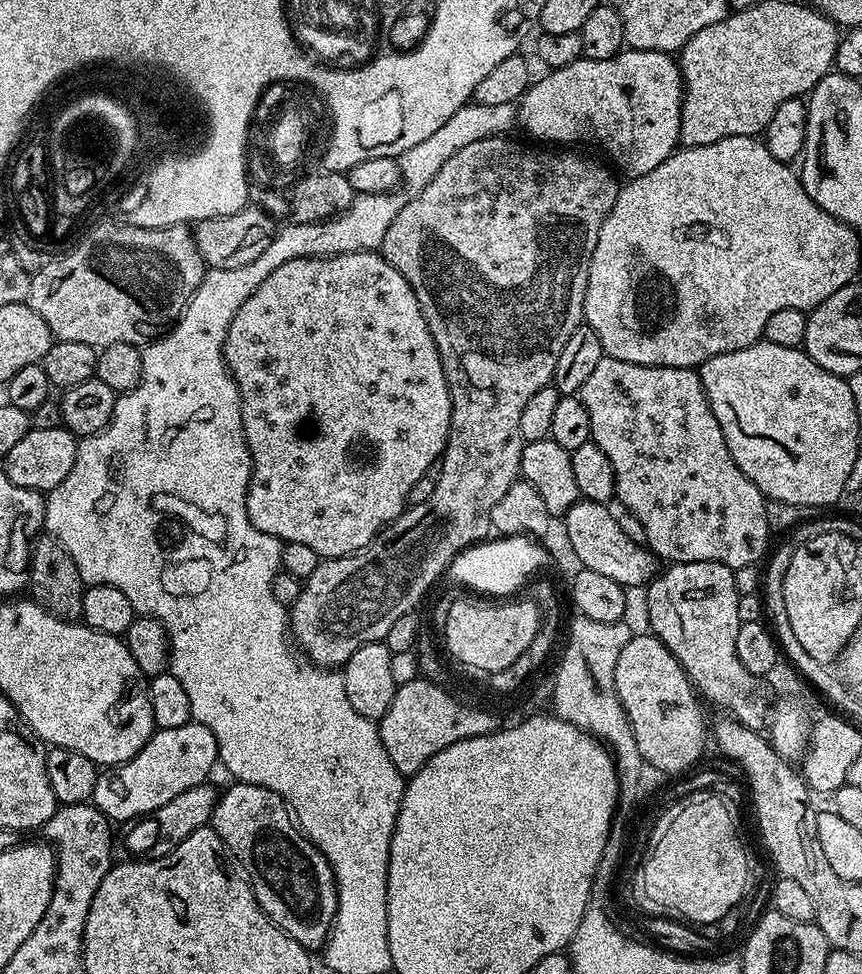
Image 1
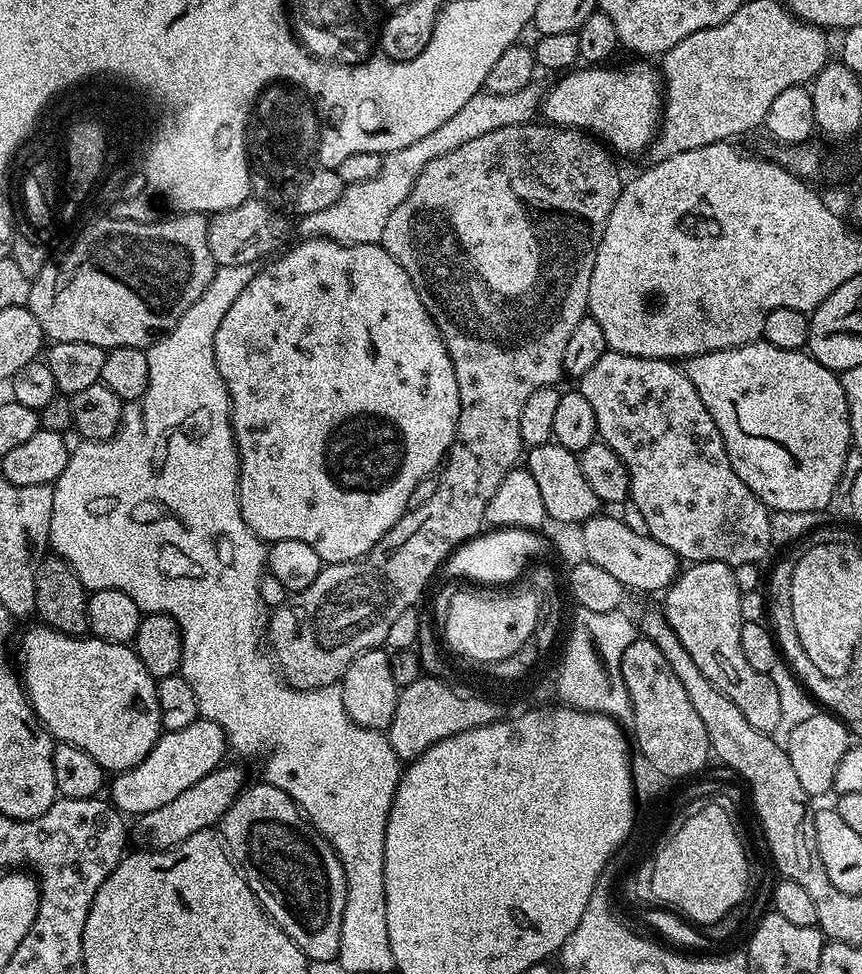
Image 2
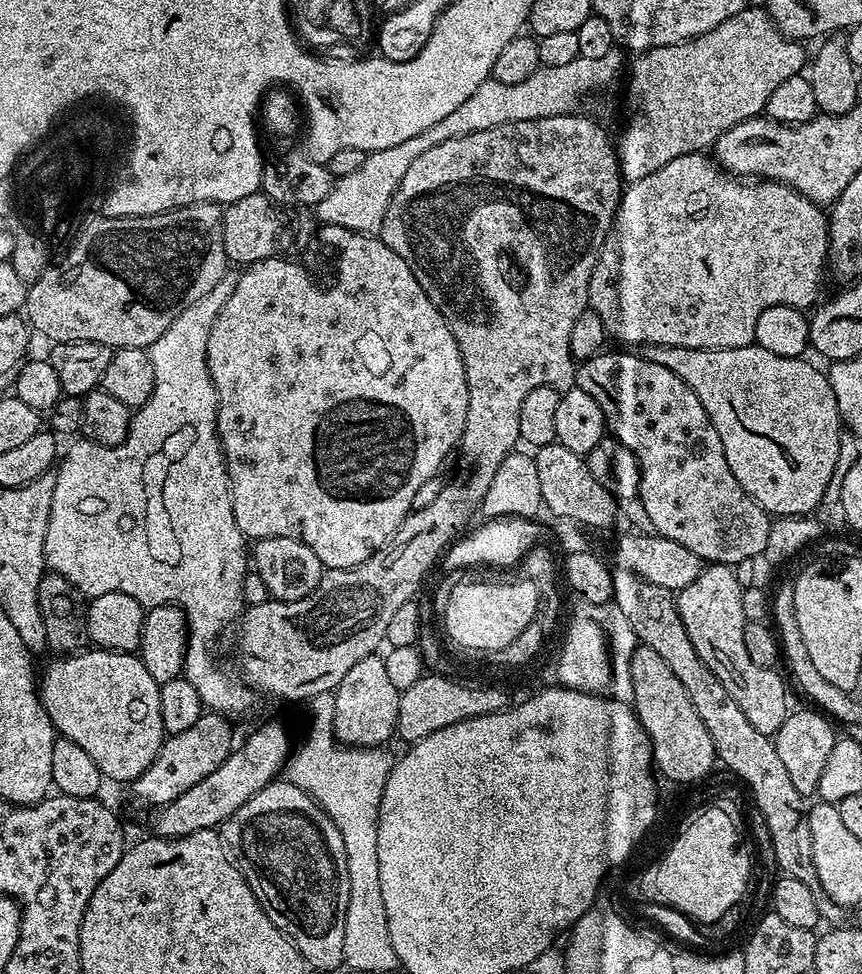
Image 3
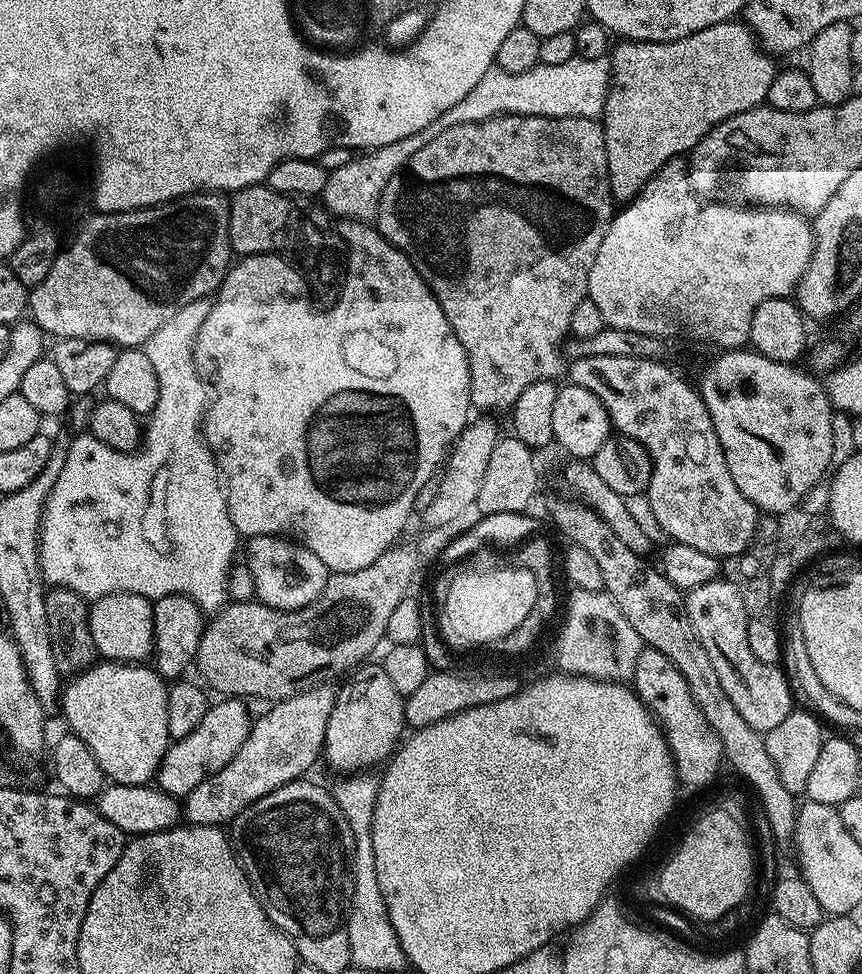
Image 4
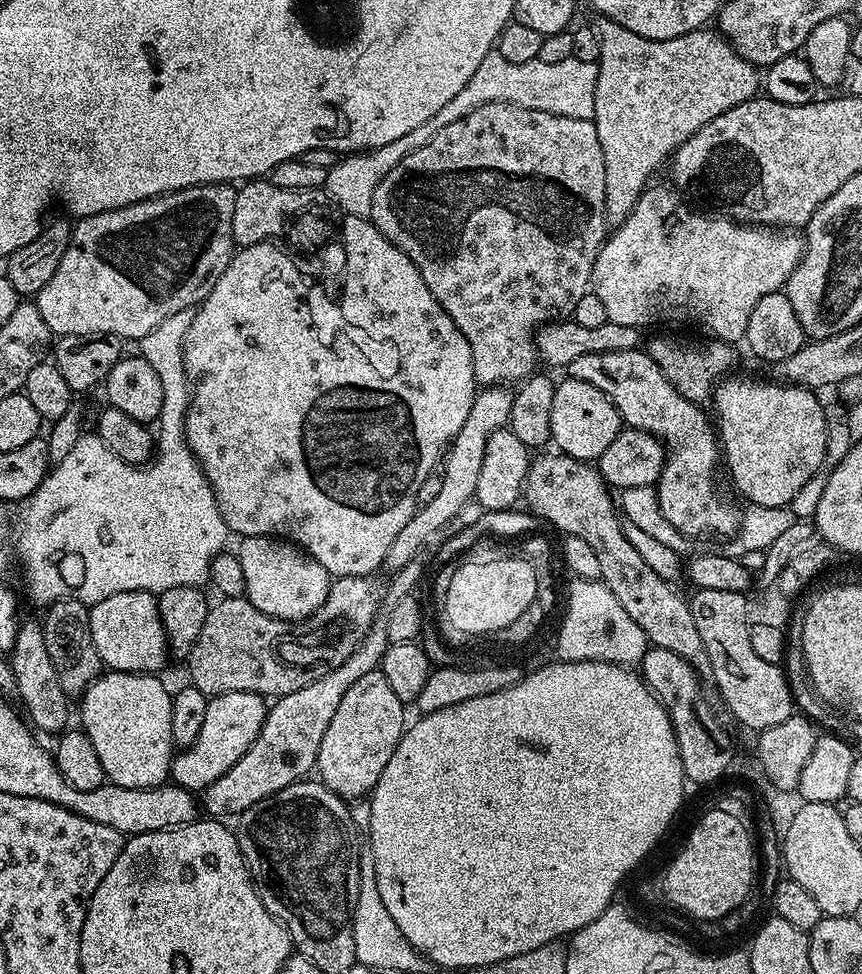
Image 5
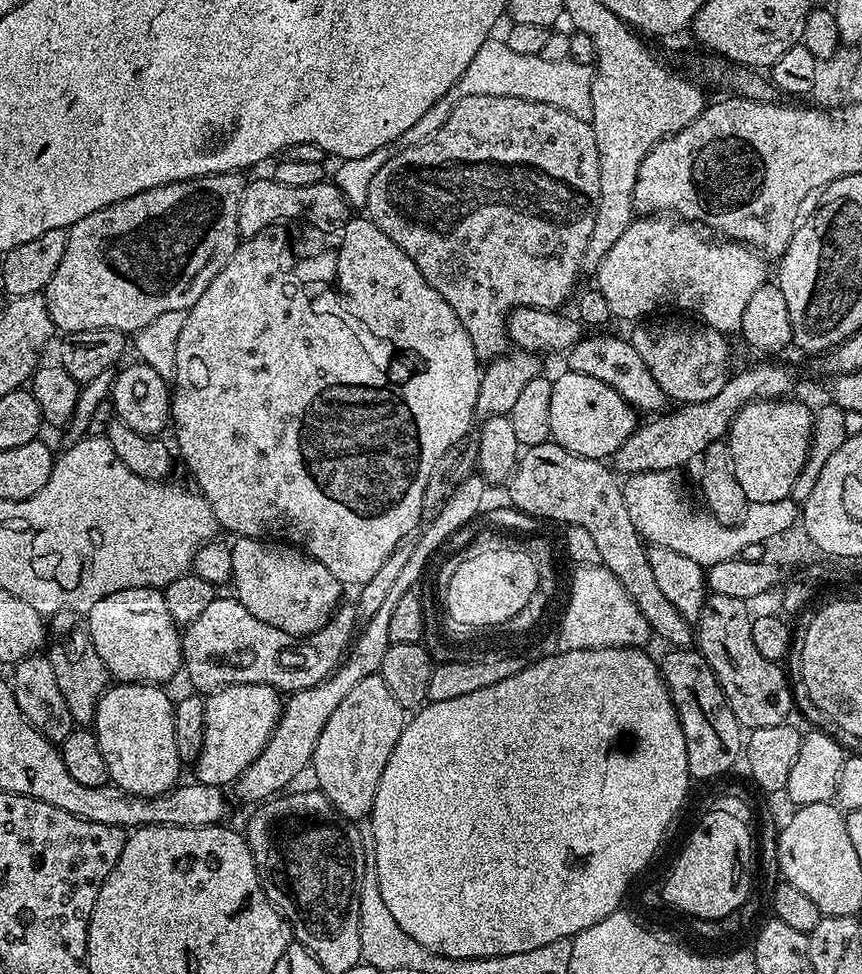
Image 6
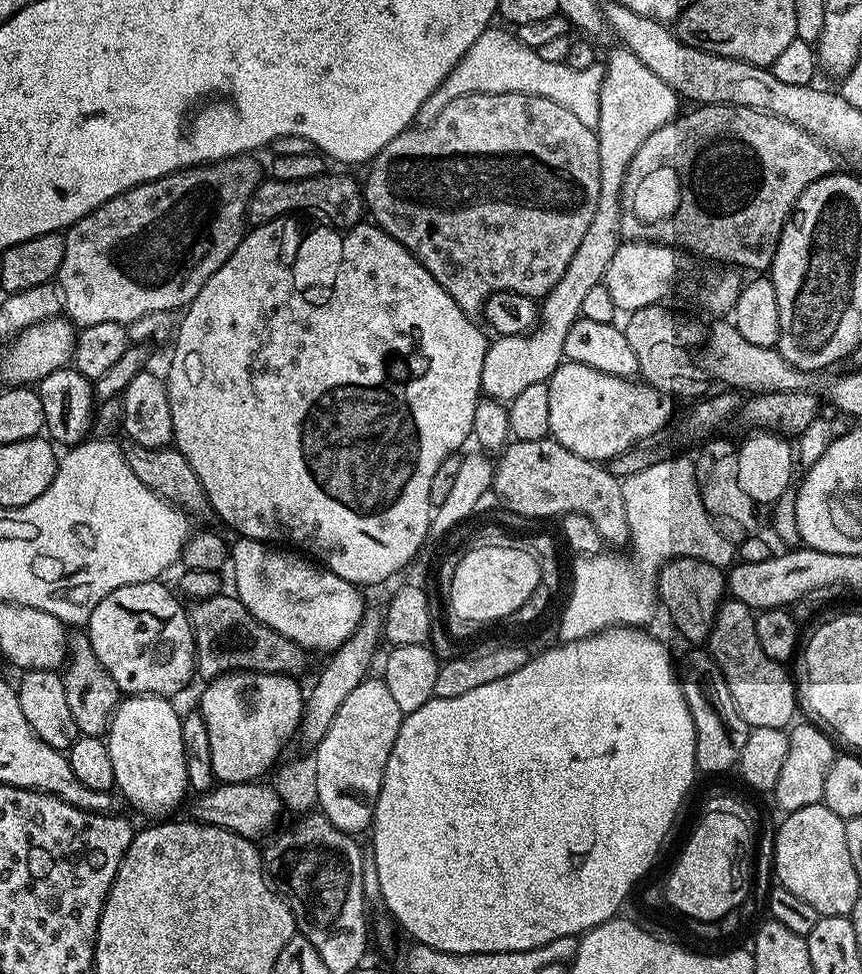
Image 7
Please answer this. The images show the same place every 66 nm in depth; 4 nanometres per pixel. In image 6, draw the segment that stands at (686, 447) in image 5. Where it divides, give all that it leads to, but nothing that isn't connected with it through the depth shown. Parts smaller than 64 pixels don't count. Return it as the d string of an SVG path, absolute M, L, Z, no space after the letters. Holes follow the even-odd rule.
M604 334L588 335L581 338L567 352L567 371L577 372L578 374L590 374L590 378L598 378L598 382L606 382L606 386L618 390L618 394L622 394L622 398L626 398L626 402L632 405L637 413L659 413L663 409L660 407L666 404L666 397L631 341L624 336L600 336Z

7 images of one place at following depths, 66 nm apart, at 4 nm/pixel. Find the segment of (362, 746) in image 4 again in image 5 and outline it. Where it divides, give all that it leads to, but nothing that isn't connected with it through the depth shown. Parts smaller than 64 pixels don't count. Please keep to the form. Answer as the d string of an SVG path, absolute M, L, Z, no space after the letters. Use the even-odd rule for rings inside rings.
M377 670L362 674L362 678L346 690L342 702L338 702L338 711L334 713L334 718L330 718L330 726L322 737L315 766L320 783L345 802L356 802L367 797L378 778L382 778L382 770L386 770L390 754L394 754L404 736L404 708L405 701L390 690L390 682L386 682L383 672Z

